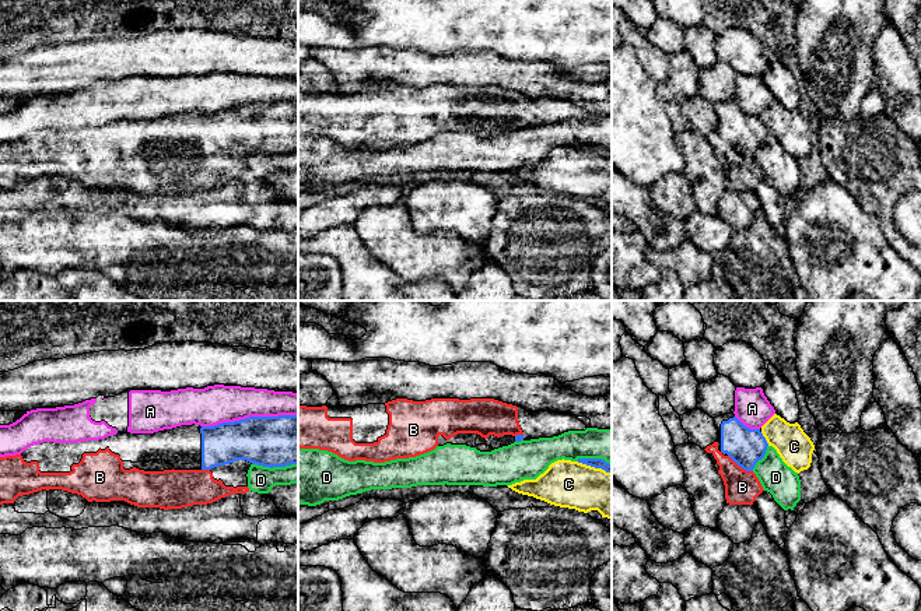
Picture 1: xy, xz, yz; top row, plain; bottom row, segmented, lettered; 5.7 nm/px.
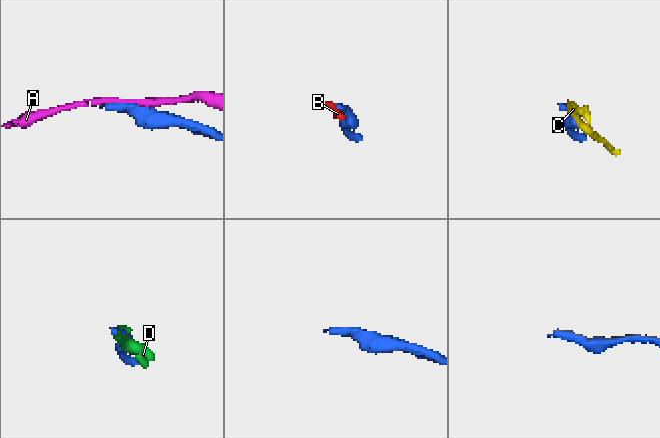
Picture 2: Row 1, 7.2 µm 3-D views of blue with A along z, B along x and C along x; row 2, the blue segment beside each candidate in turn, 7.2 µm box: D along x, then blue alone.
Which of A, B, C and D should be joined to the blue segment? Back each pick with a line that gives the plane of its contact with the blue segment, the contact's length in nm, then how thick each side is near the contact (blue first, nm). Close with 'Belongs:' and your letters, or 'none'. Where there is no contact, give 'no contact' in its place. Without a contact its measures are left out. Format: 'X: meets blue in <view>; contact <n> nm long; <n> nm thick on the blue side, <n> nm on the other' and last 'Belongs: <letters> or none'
Belongs: none

